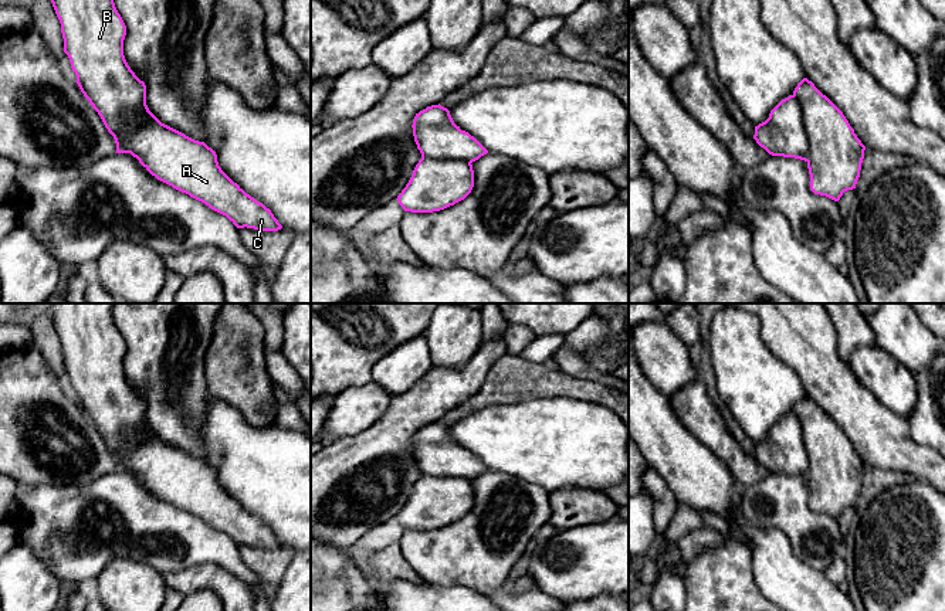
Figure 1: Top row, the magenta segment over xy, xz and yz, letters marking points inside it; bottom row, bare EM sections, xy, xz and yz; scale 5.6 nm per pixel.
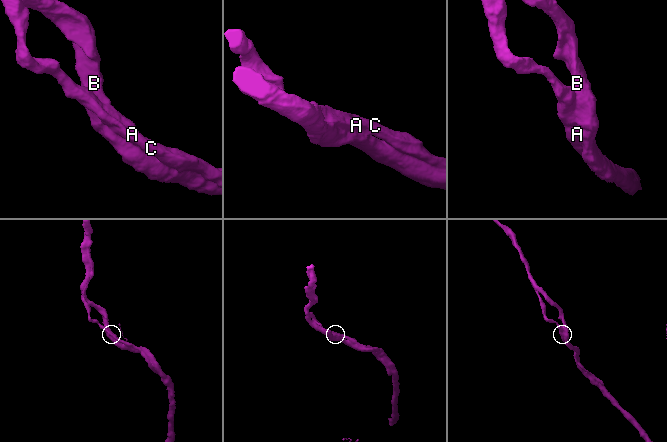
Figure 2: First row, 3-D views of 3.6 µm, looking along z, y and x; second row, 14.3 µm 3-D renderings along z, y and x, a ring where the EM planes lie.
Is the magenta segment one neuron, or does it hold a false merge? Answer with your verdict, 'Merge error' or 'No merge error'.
No merge error

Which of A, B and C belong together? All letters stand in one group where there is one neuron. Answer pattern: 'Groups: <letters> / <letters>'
Groups: A B C

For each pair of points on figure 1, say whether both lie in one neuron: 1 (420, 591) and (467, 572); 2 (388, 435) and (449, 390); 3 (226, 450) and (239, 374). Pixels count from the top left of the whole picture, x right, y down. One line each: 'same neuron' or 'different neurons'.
1: different neurons
2: same neuron
3: different neurons

